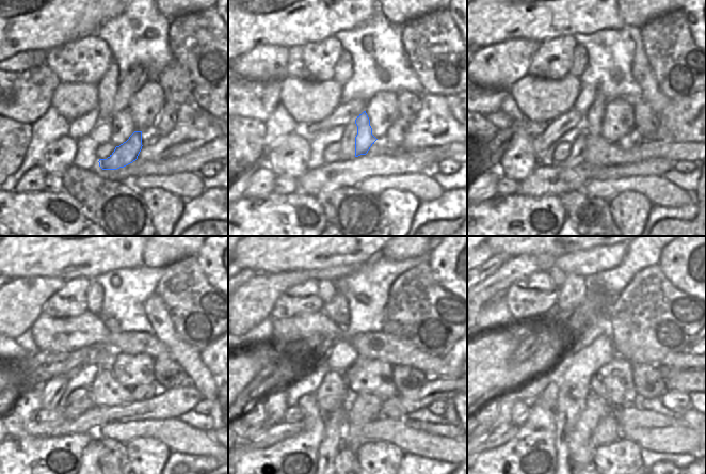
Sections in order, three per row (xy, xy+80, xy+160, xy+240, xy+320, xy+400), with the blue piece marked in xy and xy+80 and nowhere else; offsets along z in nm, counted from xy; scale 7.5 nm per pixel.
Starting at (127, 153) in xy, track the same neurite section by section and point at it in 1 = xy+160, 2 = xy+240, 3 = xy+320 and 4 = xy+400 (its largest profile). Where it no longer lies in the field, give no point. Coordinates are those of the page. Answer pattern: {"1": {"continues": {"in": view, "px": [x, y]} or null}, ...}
{"1": {"continues": {"in": "xy+160", "px": [593, 123]}}, "2": {"continues": {"in": "xy+240", "px": [110, 322]}}, "3": {"continues": {"in": "xy+320", "px": [337, 309]}}, "4": {"continues": {"in": "xy+400", "px": [573, 293]}}}

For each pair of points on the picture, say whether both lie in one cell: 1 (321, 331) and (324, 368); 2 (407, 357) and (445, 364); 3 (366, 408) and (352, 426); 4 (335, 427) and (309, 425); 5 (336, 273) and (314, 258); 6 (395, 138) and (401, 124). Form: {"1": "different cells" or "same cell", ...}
{"1": "different cells", "2": "same cell", "3": "same cell", "4": "different cells", "5": "different cells", "6": "same cell"}

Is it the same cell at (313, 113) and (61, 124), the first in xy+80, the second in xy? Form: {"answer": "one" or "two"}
{"answer": "two"}

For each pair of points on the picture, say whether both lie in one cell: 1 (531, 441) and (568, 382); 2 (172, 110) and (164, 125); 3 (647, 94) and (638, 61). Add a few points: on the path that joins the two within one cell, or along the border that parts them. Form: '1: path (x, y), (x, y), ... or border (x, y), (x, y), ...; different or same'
1: border (551, 412), (556, 437); different
2: path (170, 113), (165, 122); same
3: path (647, 85), (641, 69); same

